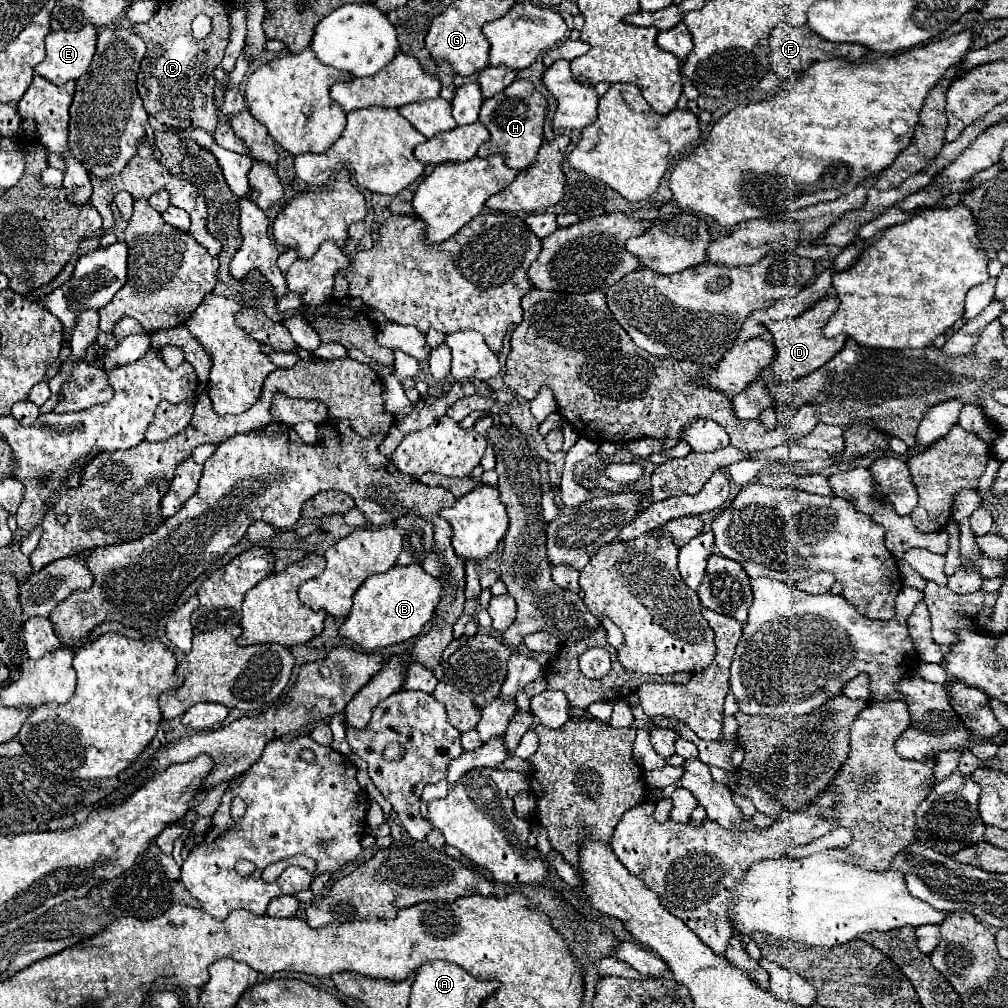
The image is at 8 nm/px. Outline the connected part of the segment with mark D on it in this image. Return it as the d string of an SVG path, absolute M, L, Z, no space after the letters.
M826 296L826 298L818 300L812 308L808 308L798 318L768 324L768 330L770 330L774 346L776 346L776 358L770 364L772 374L774 374L774 382L784 384L784 382L808 376L810 372L822 368L826 362L830 362L836 356L836 352L844 346L846 336L824 338L822 330L824 330L826 322L830 320L830 316L838 310L838 304L840 304L840 300L836 296Z

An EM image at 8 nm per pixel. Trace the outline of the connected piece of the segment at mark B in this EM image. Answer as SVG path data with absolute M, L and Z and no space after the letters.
M420 564L394 566L384 574L374 574L354 594L354 606L338 630L340 638L348 638L366 652L406 642L420 634L422 626L432 620L438 604L440 582L422 570Z

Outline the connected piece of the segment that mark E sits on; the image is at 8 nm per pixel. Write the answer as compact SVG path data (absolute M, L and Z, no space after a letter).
M88 24L78 32L50 32L46 36L46 58L34 72L56 86L68 80L78 80L86 74L96 52L96 26Z

